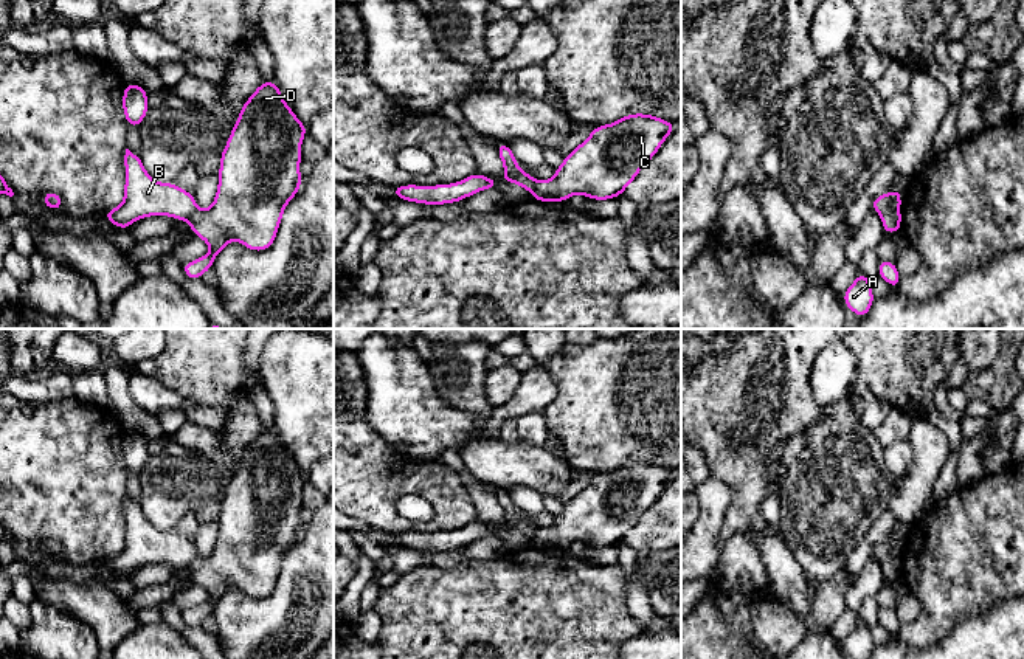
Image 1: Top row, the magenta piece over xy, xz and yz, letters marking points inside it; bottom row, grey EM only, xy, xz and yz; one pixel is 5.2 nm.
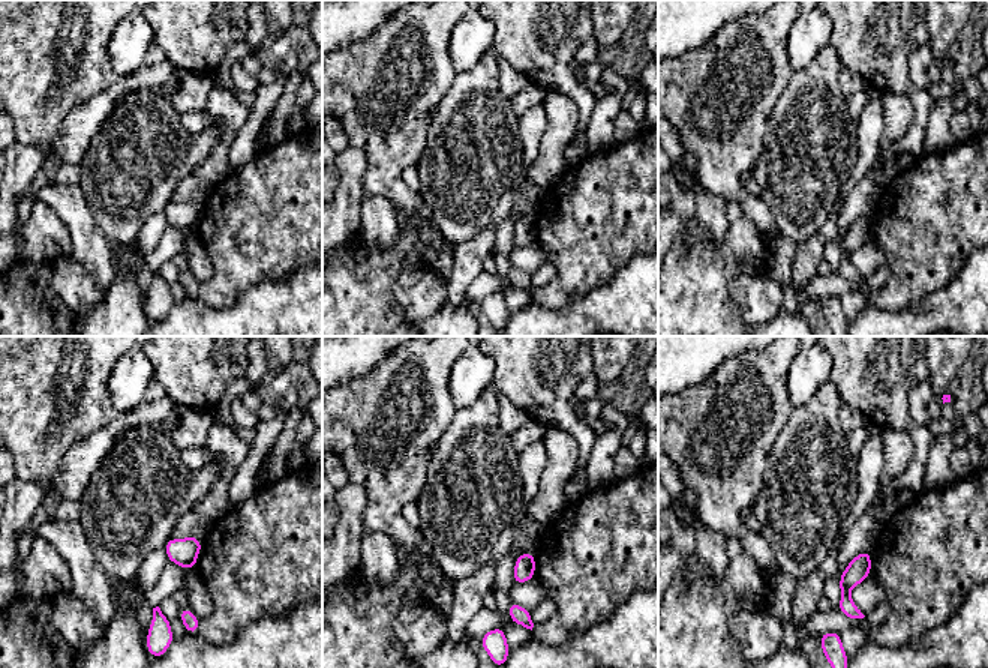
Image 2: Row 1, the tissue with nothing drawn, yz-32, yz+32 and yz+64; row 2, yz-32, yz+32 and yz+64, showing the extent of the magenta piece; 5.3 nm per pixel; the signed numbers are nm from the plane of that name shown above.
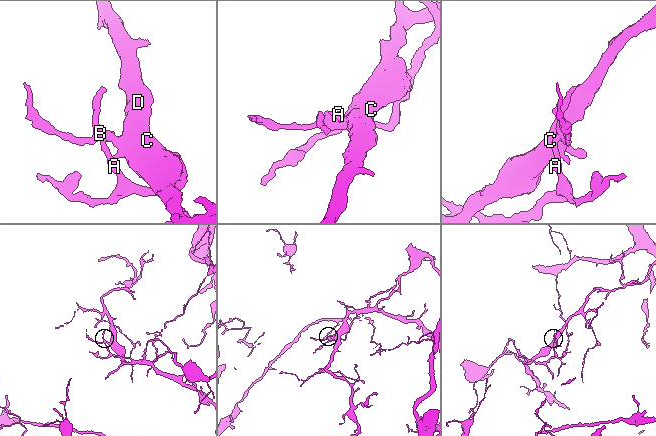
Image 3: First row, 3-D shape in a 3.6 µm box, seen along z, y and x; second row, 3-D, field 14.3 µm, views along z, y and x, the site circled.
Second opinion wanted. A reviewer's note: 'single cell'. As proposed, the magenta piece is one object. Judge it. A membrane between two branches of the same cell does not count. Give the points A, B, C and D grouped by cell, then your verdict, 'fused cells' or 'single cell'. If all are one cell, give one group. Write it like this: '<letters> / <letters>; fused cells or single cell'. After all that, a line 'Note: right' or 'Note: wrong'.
A B / C D; fused cells
Note: wrong

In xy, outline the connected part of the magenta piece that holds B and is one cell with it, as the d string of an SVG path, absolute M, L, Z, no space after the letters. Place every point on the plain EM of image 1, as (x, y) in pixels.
M126 496L124 513L124 547L119 554L104 560L104 566L119 577L127 577L135 568L150 563L186 568L197 557L194 541L174 529L160 530L154 527L144 516L140 502L129 496Z

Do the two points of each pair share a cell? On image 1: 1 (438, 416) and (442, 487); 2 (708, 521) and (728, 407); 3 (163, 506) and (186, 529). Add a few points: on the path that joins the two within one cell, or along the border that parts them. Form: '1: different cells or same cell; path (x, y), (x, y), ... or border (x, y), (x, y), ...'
1: different cells; border (404, 453), (416, 459), (439, 461)
2: different cells; border (709, 476), (733, 492), (725, 515)
3: different cells; border (194, 512), (188, 512), (174, 529)

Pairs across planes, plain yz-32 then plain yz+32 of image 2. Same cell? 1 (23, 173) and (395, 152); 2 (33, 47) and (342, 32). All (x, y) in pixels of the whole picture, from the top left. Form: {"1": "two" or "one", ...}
{"1": "two", "2": "two"}

